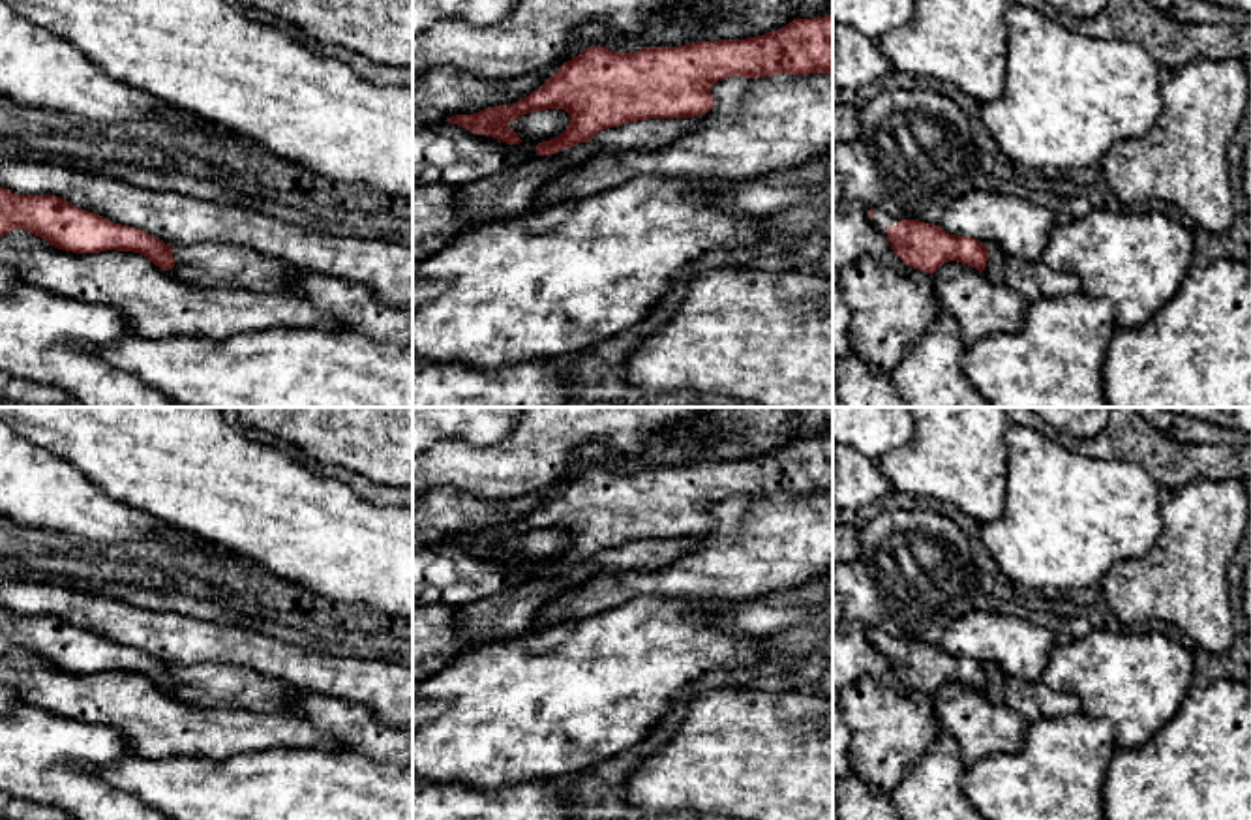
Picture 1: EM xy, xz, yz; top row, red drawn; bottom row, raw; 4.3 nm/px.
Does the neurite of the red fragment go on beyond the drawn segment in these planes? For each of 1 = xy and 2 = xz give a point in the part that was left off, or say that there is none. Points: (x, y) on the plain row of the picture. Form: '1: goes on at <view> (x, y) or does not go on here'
1: does not go on here
2: does not go on here

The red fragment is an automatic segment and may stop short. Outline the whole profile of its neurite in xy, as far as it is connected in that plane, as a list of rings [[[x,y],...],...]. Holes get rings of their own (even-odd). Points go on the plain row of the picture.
[[[0,608],[0,657],[13,649],[73,674],[135,672],[163,691],[174,687],[173,666],[141,649],[114,644],[56,615],[19,615]]]

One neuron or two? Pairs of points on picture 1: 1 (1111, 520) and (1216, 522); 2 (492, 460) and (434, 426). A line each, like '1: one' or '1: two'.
1: two
2: two

